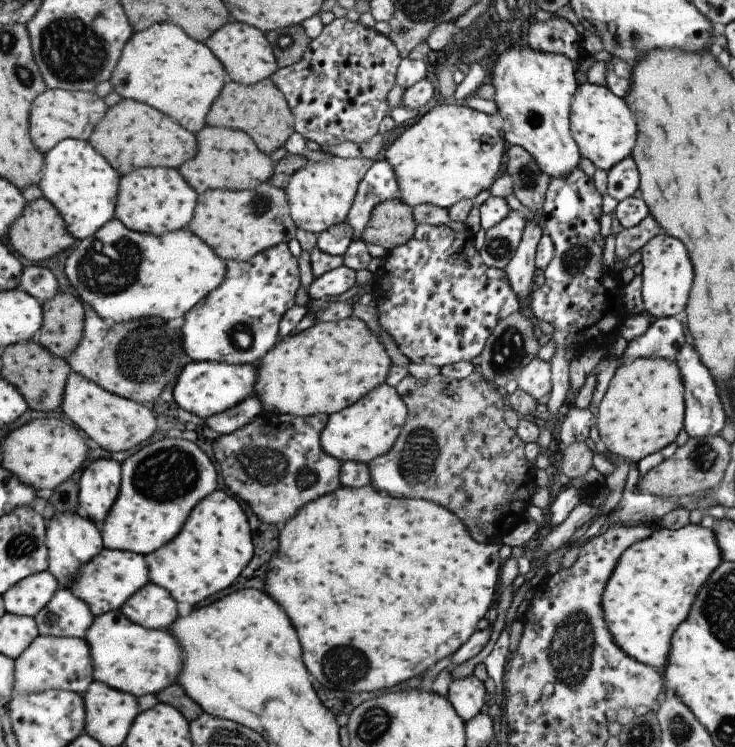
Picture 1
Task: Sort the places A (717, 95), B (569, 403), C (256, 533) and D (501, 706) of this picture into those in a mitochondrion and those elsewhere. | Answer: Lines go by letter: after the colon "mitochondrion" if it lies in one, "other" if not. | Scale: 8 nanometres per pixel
A: other
B: other
C: other
D: other

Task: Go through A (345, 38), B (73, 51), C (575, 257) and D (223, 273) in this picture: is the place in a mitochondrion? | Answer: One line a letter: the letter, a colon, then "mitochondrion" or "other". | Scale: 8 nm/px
A: other
B: mitochondrion
C: mitochondrion
D: other

